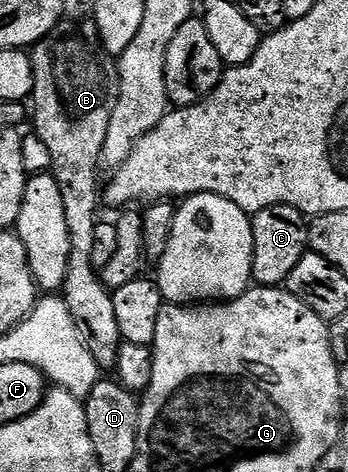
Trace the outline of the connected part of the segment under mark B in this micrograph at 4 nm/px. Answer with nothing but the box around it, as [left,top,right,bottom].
[30,21,122,373]

